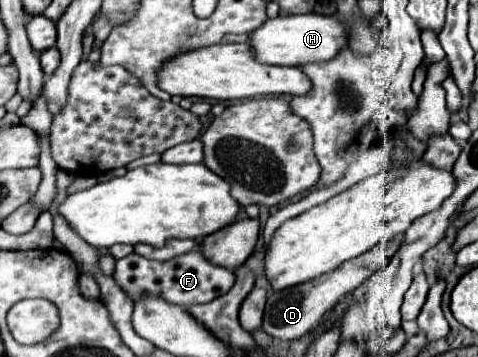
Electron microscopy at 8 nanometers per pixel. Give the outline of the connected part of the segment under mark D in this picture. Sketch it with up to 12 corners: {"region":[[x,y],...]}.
{"region":[[398,242],[268,294],[262,328],[312,332],[342,296],[386,266]]}

